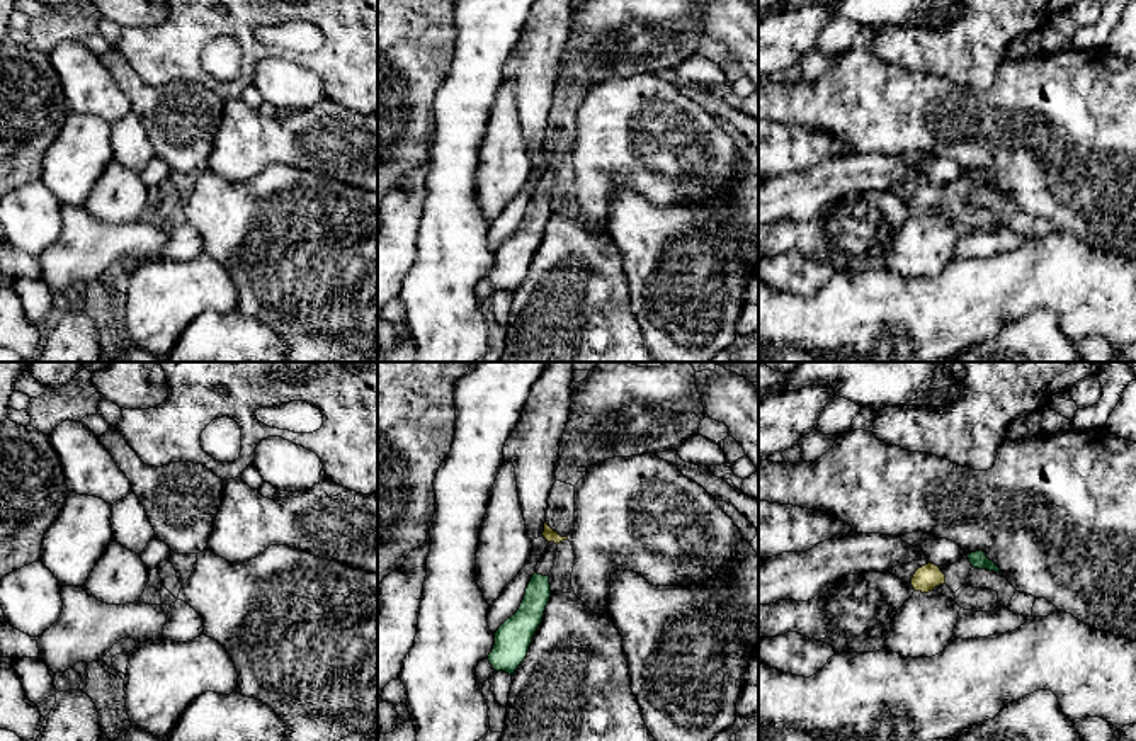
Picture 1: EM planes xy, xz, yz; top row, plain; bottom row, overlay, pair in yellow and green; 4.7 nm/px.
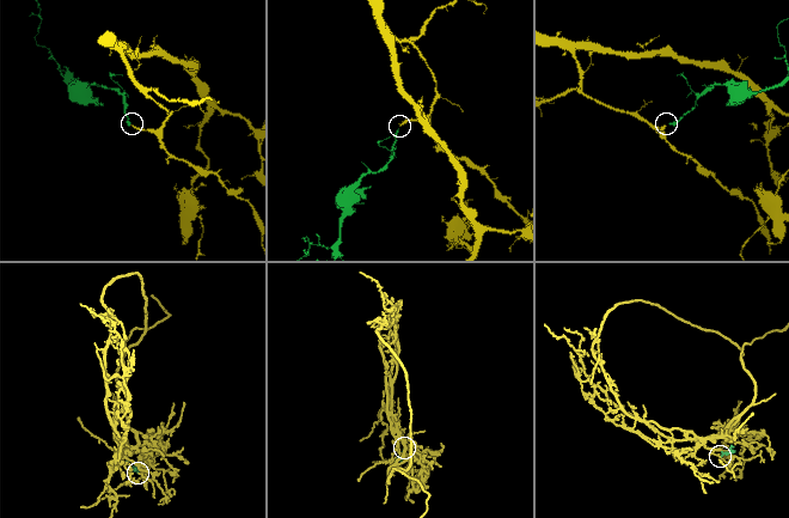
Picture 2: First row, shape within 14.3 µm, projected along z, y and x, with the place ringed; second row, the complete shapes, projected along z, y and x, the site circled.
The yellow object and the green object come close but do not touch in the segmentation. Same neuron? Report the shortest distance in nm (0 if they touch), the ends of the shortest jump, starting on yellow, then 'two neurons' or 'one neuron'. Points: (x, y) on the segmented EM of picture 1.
gap 140 nm; span yz (944, 575), (970, 561); one neuron

